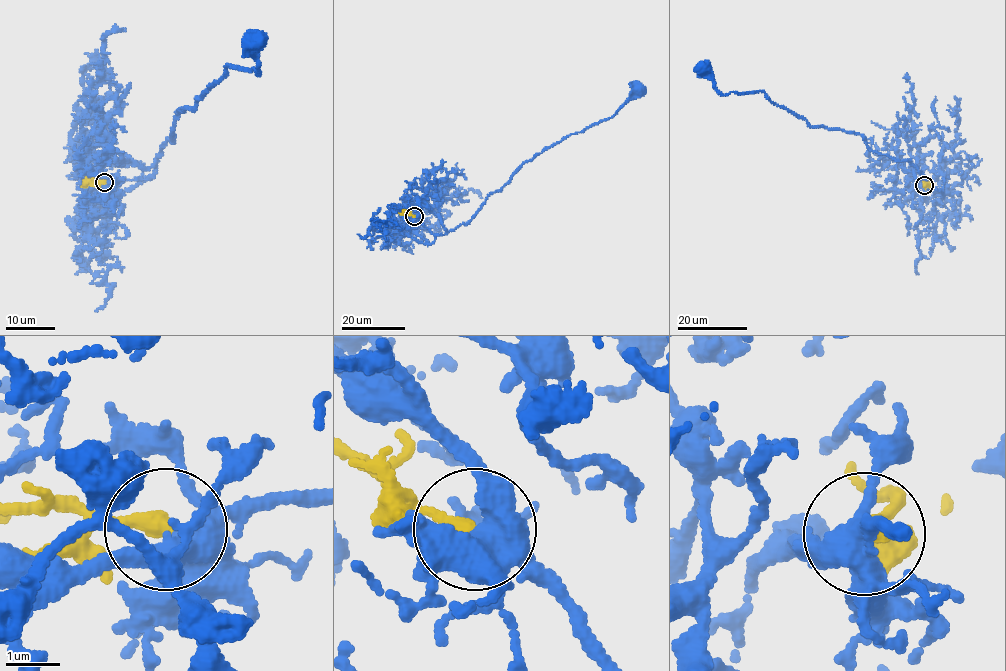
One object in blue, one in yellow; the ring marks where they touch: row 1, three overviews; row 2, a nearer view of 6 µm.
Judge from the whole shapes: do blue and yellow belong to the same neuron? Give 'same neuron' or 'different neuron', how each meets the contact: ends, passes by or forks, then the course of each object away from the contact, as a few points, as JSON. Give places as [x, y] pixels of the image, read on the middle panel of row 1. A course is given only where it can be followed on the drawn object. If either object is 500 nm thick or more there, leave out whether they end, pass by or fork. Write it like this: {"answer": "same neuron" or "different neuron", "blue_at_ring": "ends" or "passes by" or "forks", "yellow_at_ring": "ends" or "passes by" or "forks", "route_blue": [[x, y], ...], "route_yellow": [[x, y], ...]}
{"answer": "same neuron", "blue_at_ring": "forks", "yellow_at_ring": "ends", "route_blue": [[414, 215], [434, 234], [465, 224], [486, 197], [502, 188], [525, 162], [572, 134], [610, 118], [637, 90]], "route_yellow": [[414, 215], [406, 211], [398, 213]]}

